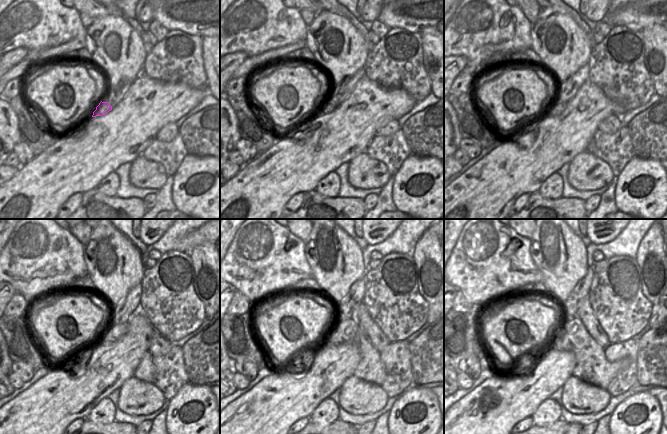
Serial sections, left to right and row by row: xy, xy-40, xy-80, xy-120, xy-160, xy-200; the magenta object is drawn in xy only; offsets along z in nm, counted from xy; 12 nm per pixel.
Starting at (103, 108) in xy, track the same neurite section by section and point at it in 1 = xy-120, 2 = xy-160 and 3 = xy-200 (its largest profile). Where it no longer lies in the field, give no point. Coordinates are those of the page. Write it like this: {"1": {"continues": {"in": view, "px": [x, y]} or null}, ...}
{"1": {"continues": {"in": "xy-120", "px": [110, 334]}}, "2": {"continues": {"in": "xy-160", "px": [370, 369]}}, "3": {"continues": {"in": "xy-200", "px": [592, 367]}}}

